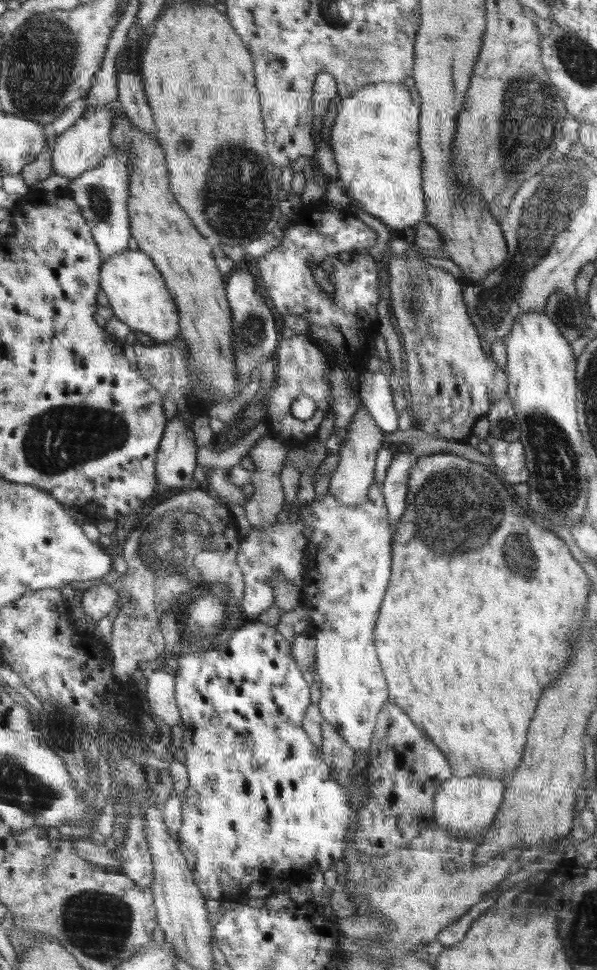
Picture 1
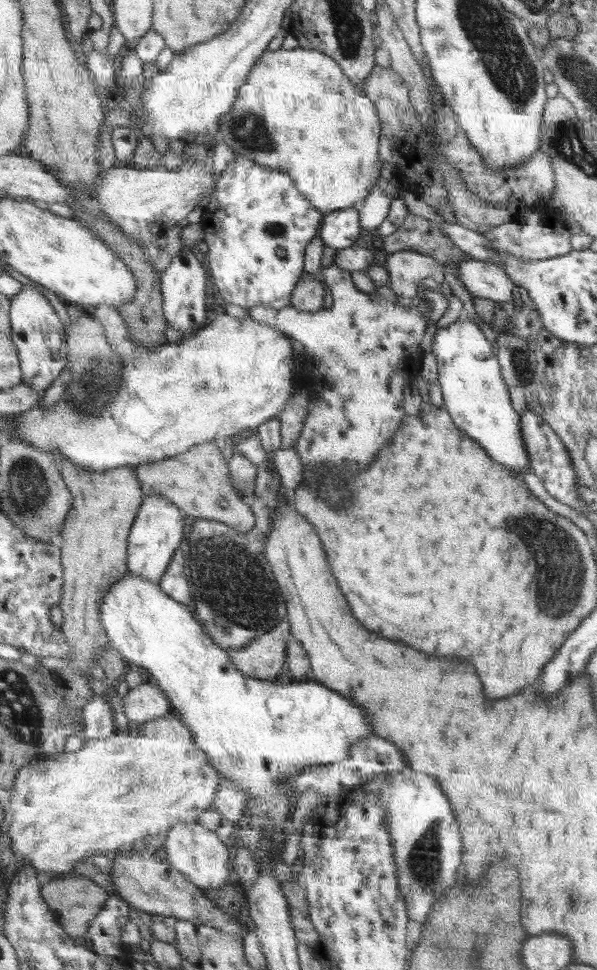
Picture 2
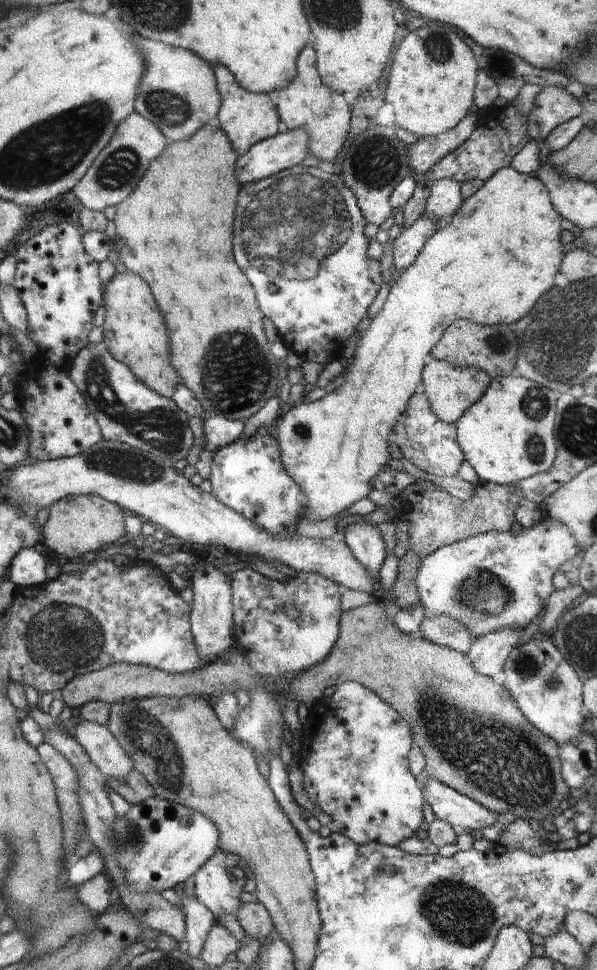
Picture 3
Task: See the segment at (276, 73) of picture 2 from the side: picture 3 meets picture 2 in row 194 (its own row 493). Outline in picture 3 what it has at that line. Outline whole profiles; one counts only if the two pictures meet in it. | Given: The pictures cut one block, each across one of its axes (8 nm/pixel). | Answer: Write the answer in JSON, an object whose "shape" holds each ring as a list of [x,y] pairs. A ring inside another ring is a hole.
{"shape":[[[512,167],[501,168],[492,178],[488,179],[483,185],[462,204],[460,210],[456,211],[448,222],[443,223],[435,232],[434,236],[426,241],[422,250],[418,253],[414,262],[406,269],[400,272],[391,284],[388,297],[384,301],[382,309],[372,318],[370,326],[361,334],[360,341],[357,343],[354,357],[348,362],[348,370],[346,372],[346,382],[331,393],[327,393],[320,400],[305,404],[300,400],[293,408],[288,410],[282,417],[282,422],[278,424],[276,435],[278,435],[280,451],[282,452],[282,462],[289,475],[299,484],[302,492],[306,495],[306,516],[313,521],[321,521],[329,519],[333,516],[339,516],[342,511],[346,512],[348,506],[352,506],[356,502],[356,498],[364,498],[368,496],[371,490],[366,490],[366,482],[372,480],[372,476],[376,477],[378,470],[383,470],[390,460],[390,452],[388,452],[388,439],[392,434],[393,428],[396,426],[398,419],[404,414],[409,400],[414,395],[414,390],[420,382],[420,372],[424,366],[424,358],[431,354],[430,350],[436,347],[440,342],[446,328],[448,328],[456,319],[466,319],[474,321],[479,325],[511,325],[513,326],[520,319],[524,318],[533,310],[536,303],[539,302],[542,294],[548,291],[548,288],[554,286],[554,276],[561,270],[560,262],[562,262],[562,242],[560,242],[560,214],[556,214],[556,210],[552,208],[552,202],[548,196],[548,191],[540,179],[536,180],[534,175],[525,175],[516,172]]]}

